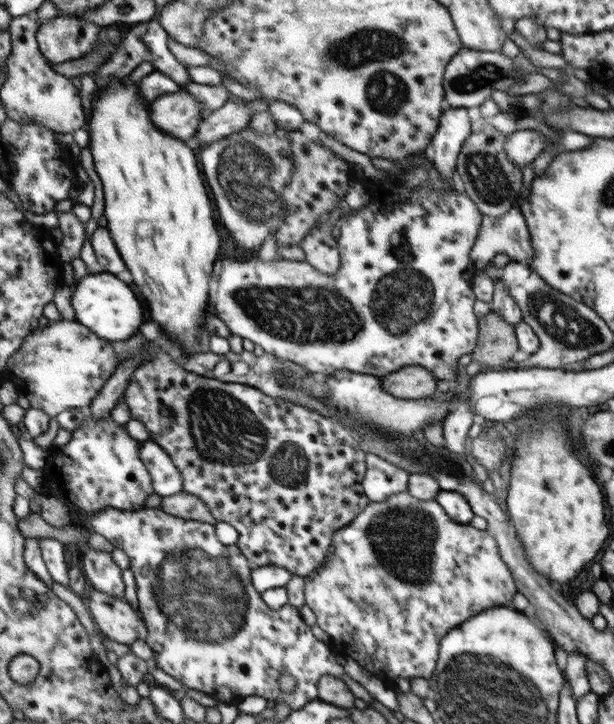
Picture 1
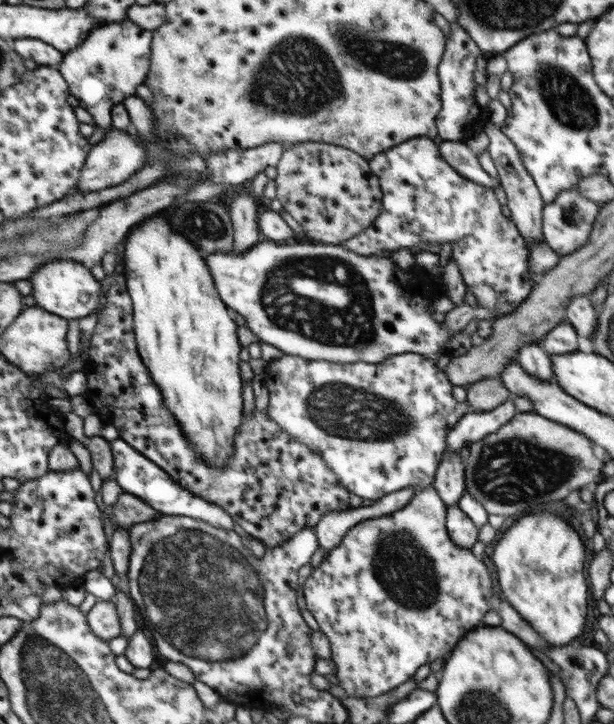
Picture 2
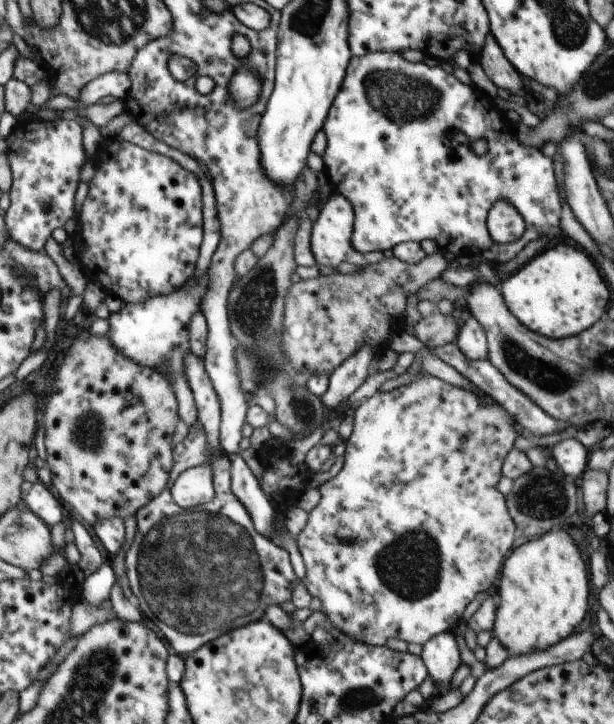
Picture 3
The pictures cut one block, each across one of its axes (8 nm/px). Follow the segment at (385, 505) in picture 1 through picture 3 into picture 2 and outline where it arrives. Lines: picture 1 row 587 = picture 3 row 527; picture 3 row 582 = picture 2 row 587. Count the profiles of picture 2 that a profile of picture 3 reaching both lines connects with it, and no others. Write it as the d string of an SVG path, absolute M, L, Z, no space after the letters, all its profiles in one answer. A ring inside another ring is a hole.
M433 486L418 490L404 508L396 512L363 520L353 526L339 542L336 548L329 551L328 556L320 567L316 567L303 584L303 594L306 608L318 622L318 628L326 634L332 651L332 661L336 664L336 676L340 680L340 687L352 698L371 698L381 696L390 690L405 684L408 678L412 679L416 671L425 664L434 662L436 658L447 658L455 644L470 630L482 624L484 614L497 606L494 584L488 573L488 568L482 559L478 559L470 548L460 548L450 540L447 528L447 504L440 498L438 491Z

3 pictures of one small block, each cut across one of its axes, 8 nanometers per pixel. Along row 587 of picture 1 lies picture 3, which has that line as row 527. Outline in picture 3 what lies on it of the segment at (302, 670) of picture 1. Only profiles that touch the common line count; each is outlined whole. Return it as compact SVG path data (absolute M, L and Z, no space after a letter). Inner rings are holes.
M200 421L188 429L184 441L174 443L173 465L165 489L141 508L135 517L137 531L124 556L125 575L140 606L139 609L148 620L156 624L170 648L182 658L239 626L246 626L265 618L266 608L270 605L280 605L286 600L291 600L292 592L300 581L292 568L288 551L262 536L254 528L248 510L232 492L228 455L218 450L208 450L206 432ZM204 464L212 468L214 500L203 504L202 507L184 510L174 502L170 488L183 471Z

